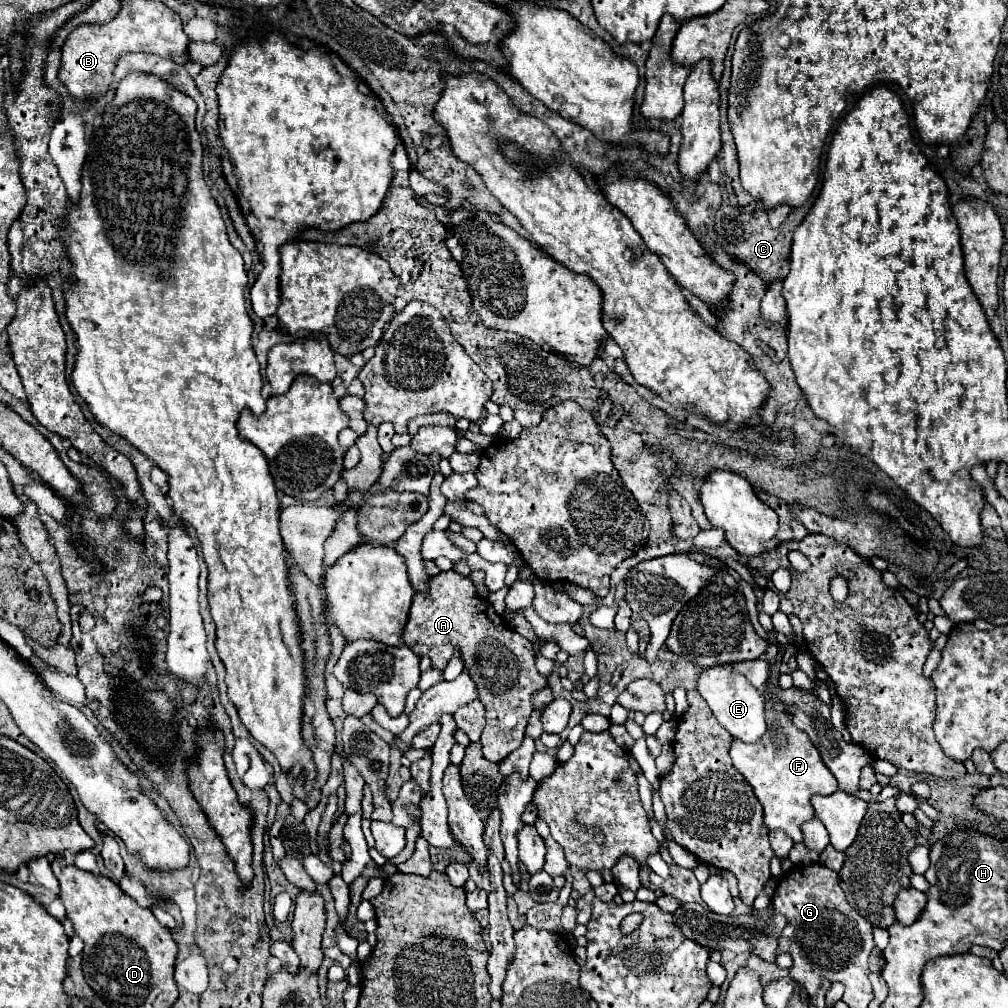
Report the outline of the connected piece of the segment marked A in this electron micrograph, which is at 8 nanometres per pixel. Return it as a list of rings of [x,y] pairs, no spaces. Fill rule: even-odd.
[[[445,571],[429,579],[425,593],[415,591],[403,641],[415,655],[429,655],[433,667],[439,671],[447,667],[455,655],[455,647],[459,649],[463,669],[469,669],[487,711],[487,723],[481,733],[483,757],[487,761],[499,763],[521,745],[533,711],[531,693],[545,687],[545,679],[535,669],[533,643],[513,631],[503,617],[495,613],[493,605],[477,593],[469,577],[457,571]]]

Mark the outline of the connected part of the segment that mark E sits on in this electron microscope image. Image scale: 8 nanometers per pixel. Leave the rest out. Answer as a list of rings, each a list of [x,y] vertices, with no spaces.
[[[715,665],[715,667],[705,669],[699,677],[697,691],[707,701],[713,715],[717,717],[717,721],[735,739],[741,739],[745,743],[753,743],[765,735],[767,721],[765,721],[765,701],[763,701],[761,693],[741,673],[733,671],[729,665]]]

